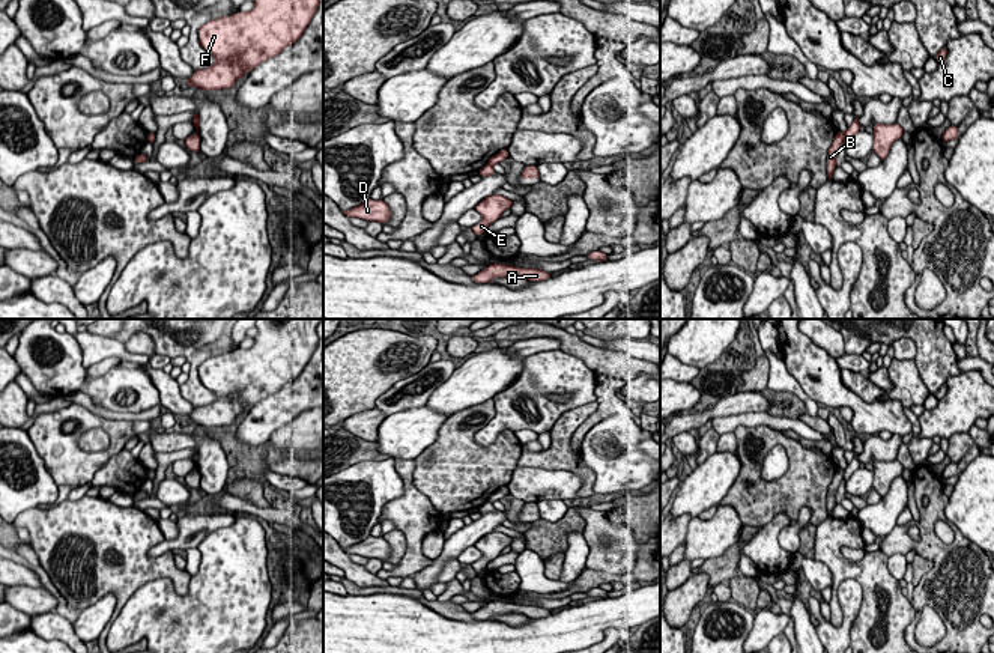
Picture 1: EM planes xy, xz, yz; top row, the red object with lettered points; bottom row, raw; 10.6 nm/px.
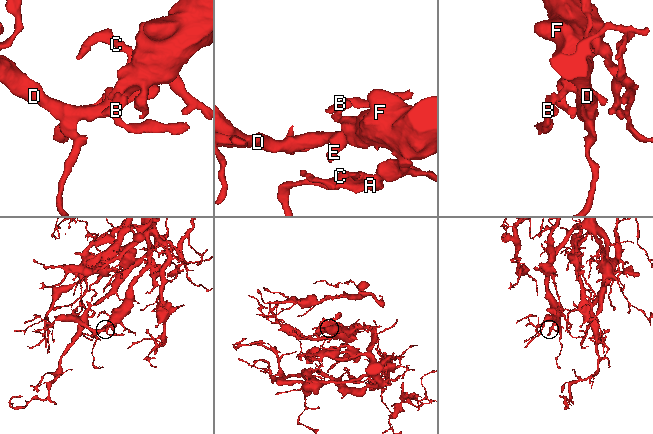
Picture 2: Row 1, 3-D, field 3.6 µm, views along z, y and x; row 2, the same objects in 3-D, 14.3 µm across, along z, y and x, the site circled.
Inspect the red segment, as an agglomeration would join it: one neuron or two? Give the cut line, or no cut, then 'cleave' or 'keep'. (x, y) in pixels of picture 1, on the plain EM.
cut in yz along (842, 470), (844, 477); cleave

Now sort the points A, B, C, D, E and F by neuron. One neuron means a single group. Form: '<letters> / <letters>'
A C D E F / B

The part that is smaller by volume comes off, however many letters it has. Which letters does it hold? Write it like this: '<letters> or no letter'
B

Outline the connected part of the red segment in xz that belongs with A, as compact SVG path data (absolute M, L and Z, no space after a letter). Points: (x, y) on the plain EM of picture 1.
M489 600L478 611L471 612L475 620L489 620L495 614L523 614L528 618L544 618L552 614L550 609L534 605L517 605L513 602Z

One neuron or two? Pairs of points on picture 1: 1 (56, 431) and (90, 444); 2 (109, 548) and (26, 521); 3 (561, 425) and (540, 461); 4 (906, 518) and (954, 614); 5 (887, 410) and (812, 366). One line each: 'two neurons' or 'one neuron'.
1: two neurons
2: one neuron
3: one neuron
4: two neurons
5: one neuron

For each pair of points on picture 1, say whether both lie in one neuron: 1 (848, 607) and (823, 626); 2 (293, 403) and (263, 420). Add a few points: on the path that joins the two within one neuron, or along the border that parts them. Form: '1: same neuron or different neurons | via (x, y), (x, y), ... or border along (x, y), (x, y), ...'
1: same neuron | via (848, 616), (839, 629), (832, 629)
2: same neuron | via (286, 403), (271, 413)

